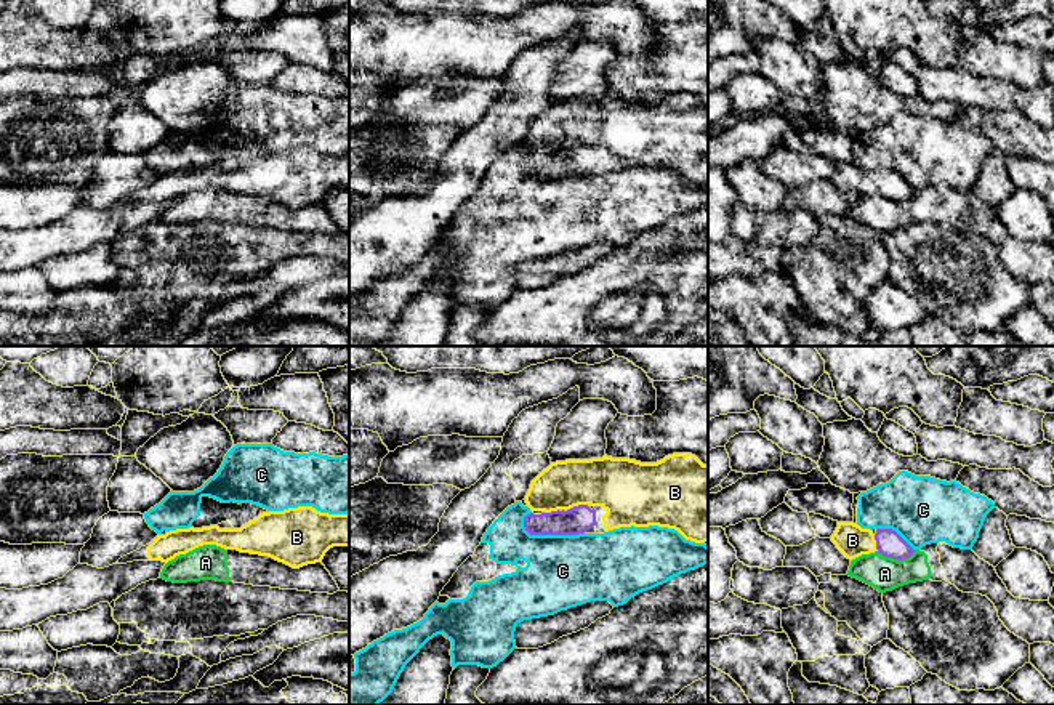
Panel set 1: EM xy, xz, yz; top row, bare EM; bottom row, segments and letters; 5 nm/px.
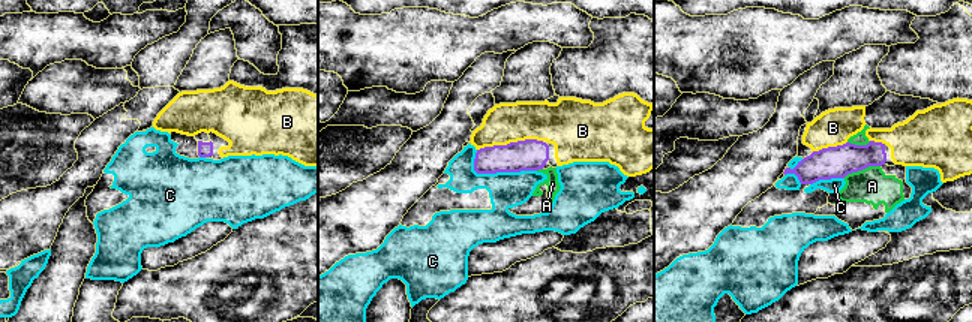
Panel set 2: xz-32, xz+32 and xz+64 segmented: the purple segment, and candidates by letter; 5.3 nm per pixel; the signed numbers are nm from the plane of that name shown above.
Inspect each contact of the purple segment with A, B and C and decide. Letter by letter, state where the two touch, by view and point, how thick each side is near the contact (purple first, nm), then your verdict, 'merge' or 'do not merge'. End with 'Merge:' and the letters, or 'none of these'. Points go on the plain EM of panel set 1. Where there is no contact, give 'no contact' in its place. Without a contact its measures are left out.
A: meets purple in yz at (896, 199); 140 nm thick on the purple side, 180 nm on the other; do not merge
B: meets purple in xz at (579, 146); 140 nm thick on the purple side, 300 nm on the other; merge
C: meets purple in xz at (550, 175); 140 nm thick on the purple side, 360 nm on the other; do not merge
Merge: B

